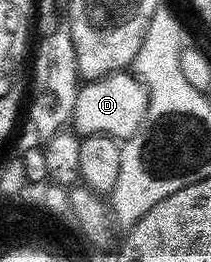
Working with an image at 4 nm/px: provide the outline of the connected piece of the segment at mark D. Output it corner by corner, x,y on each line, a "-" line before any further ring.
134,73
106,74
104,78
93,78
80,85
70,125
80,136
104,134
116,140
126,140
139,131
146,111
147,89

